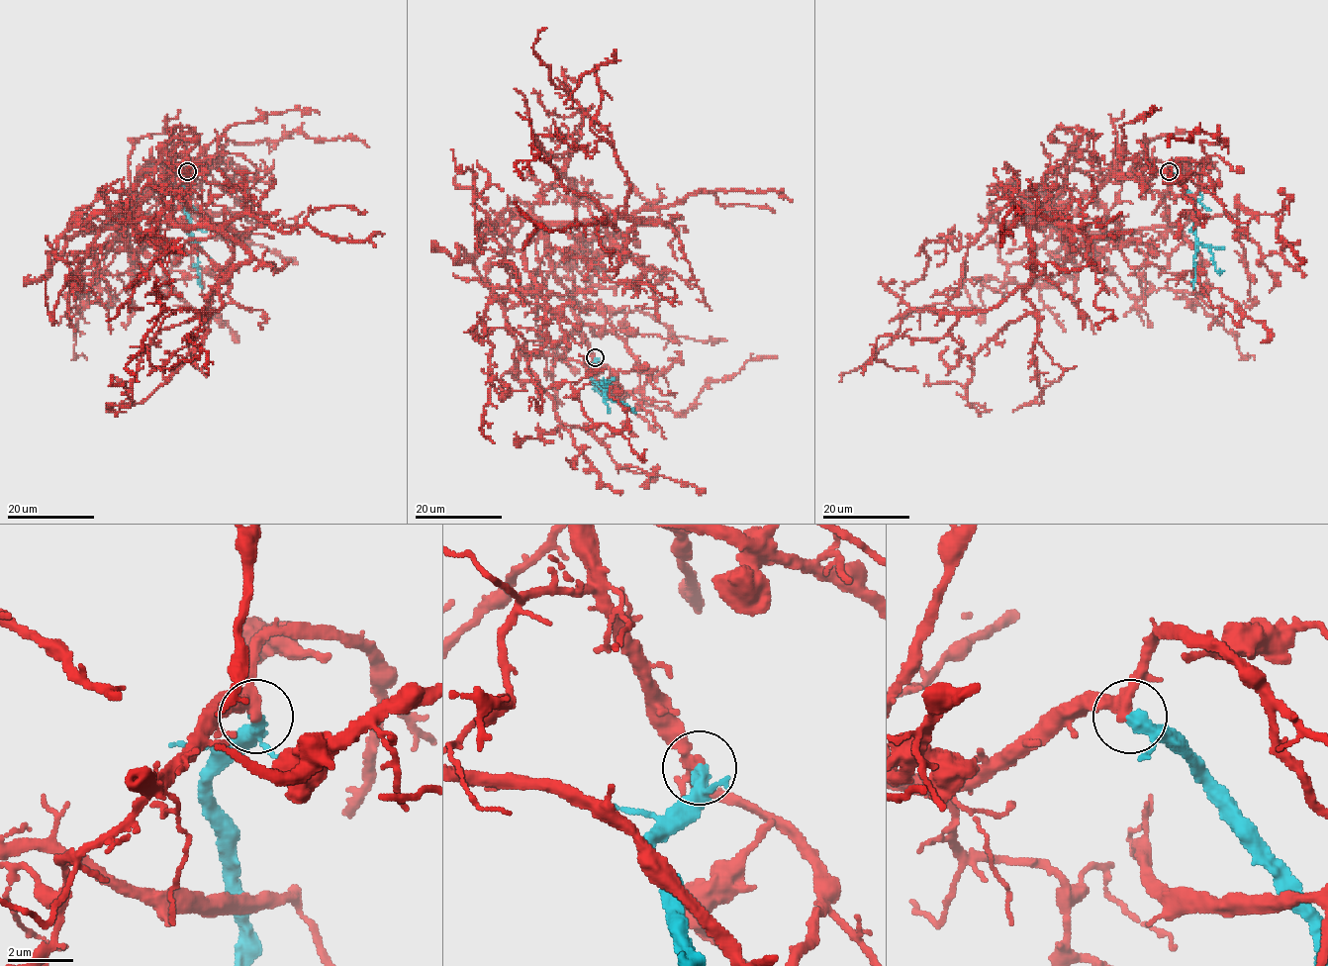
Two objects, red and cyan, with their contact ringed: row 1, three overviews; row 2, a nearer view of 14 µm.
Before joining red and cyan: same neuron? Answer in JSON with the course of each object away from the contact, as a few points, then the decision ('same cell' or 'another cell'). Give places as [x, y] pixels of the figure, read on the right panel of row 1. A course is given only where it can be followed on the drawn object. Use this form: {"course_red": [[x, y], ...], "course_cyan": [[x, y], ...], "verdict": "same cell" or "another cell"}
{"course_red": [[1169, 171], [1112, 174], [1043, 210], [1030, 228], [1032, 279], [940, 338], [880, 337], [878, 360], [918, 372]], "course_cyan": [[1169, 171], [1193, 201], [1195, 236], [1210, 250], [1214, 268], [1220, 272], [1223, 270]], "verdict": "same cell"}

